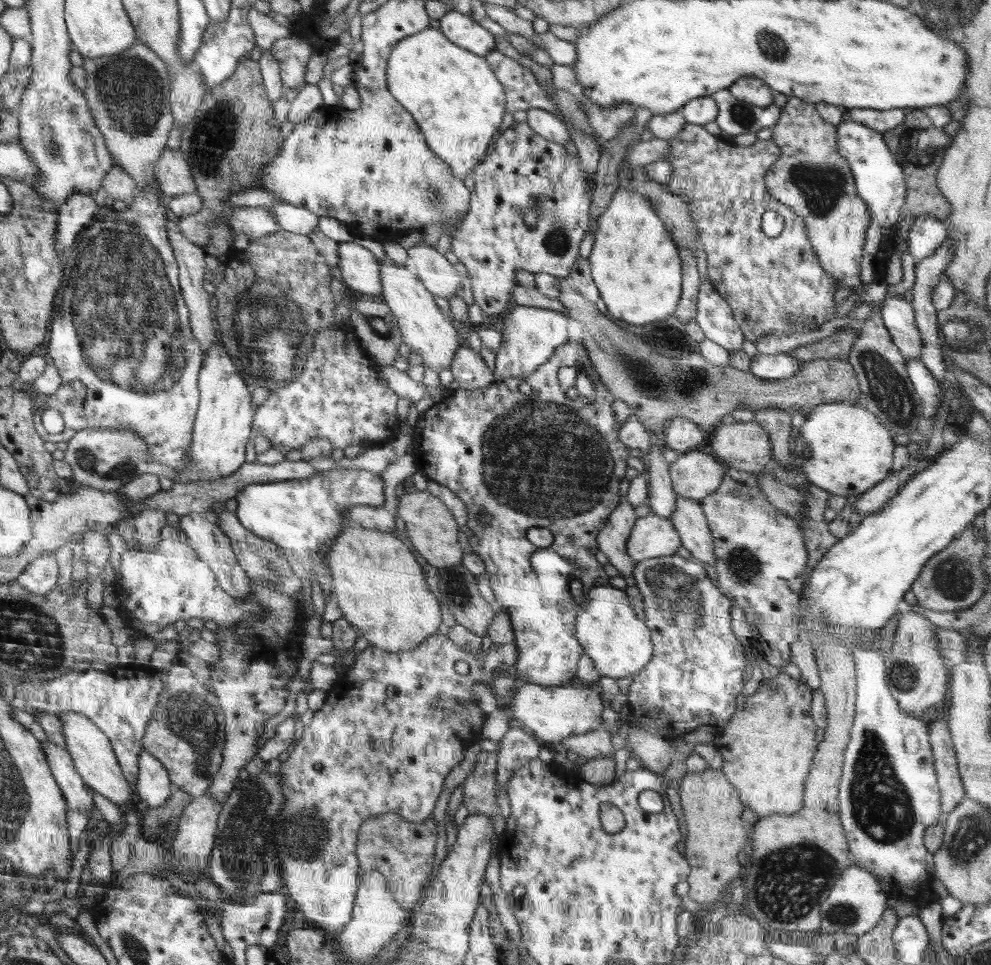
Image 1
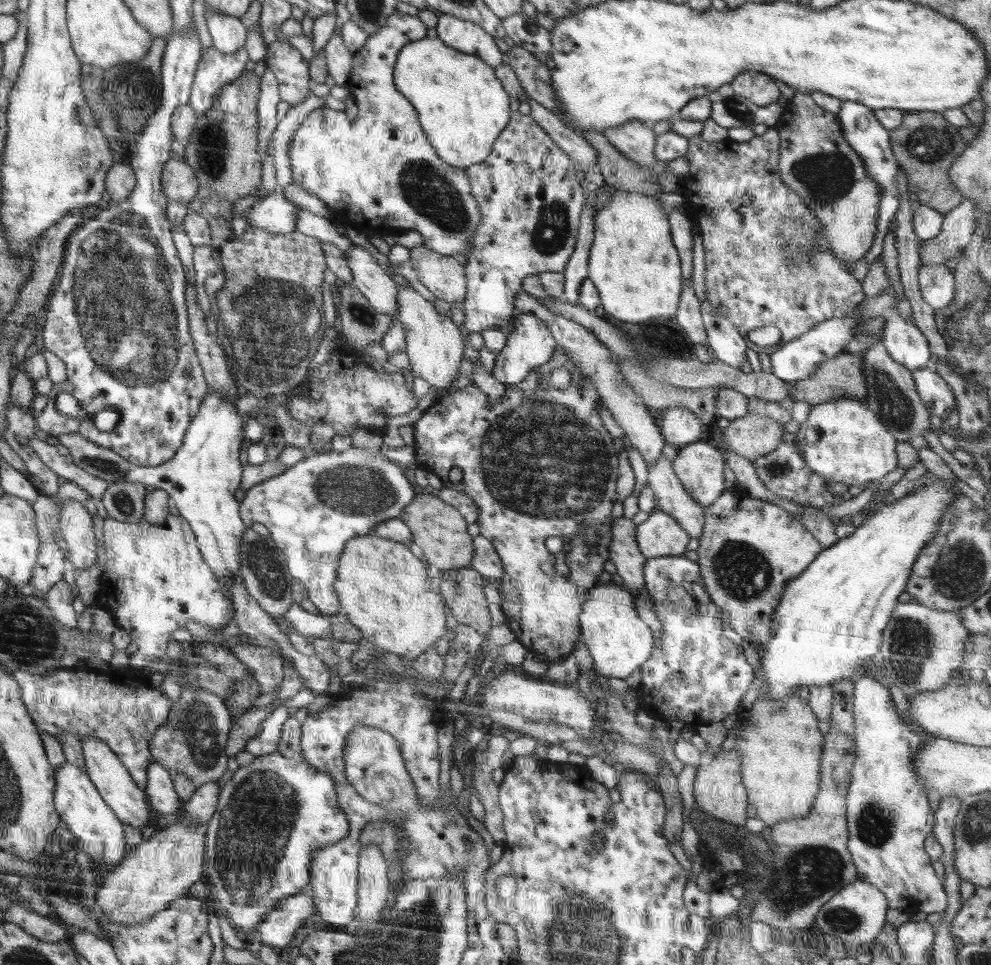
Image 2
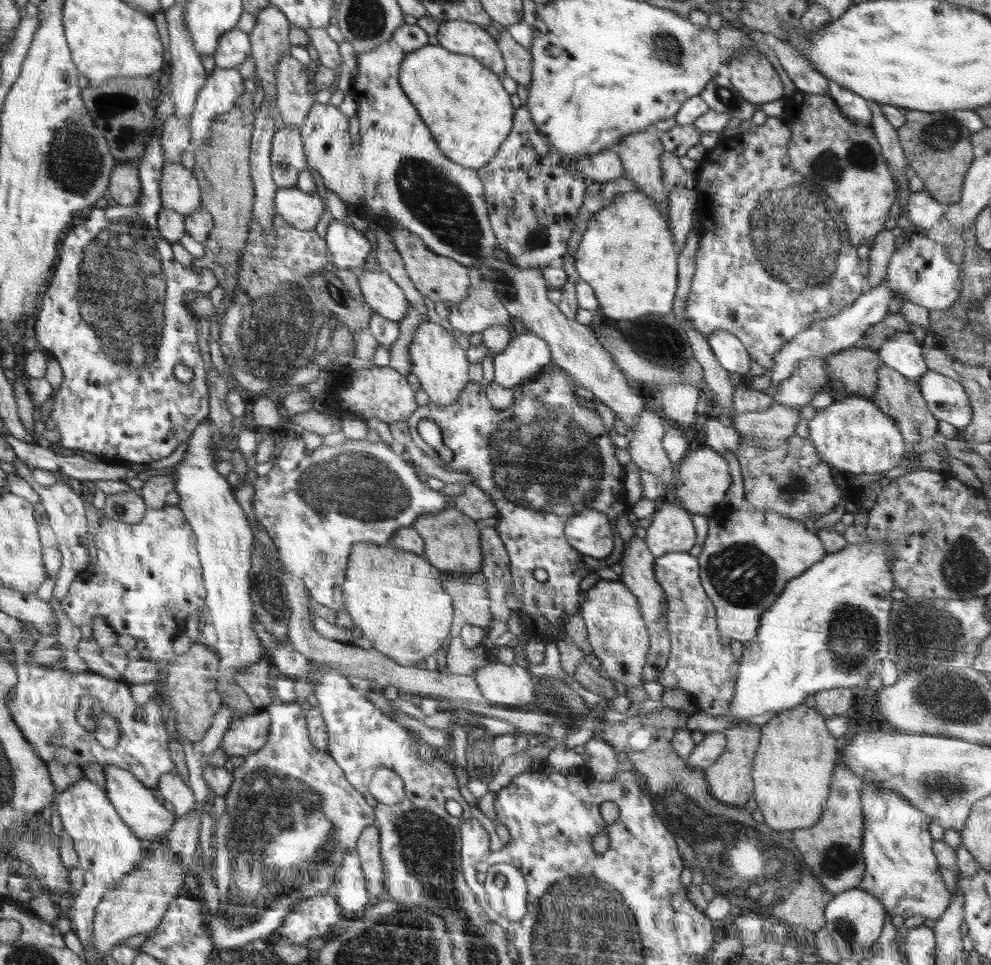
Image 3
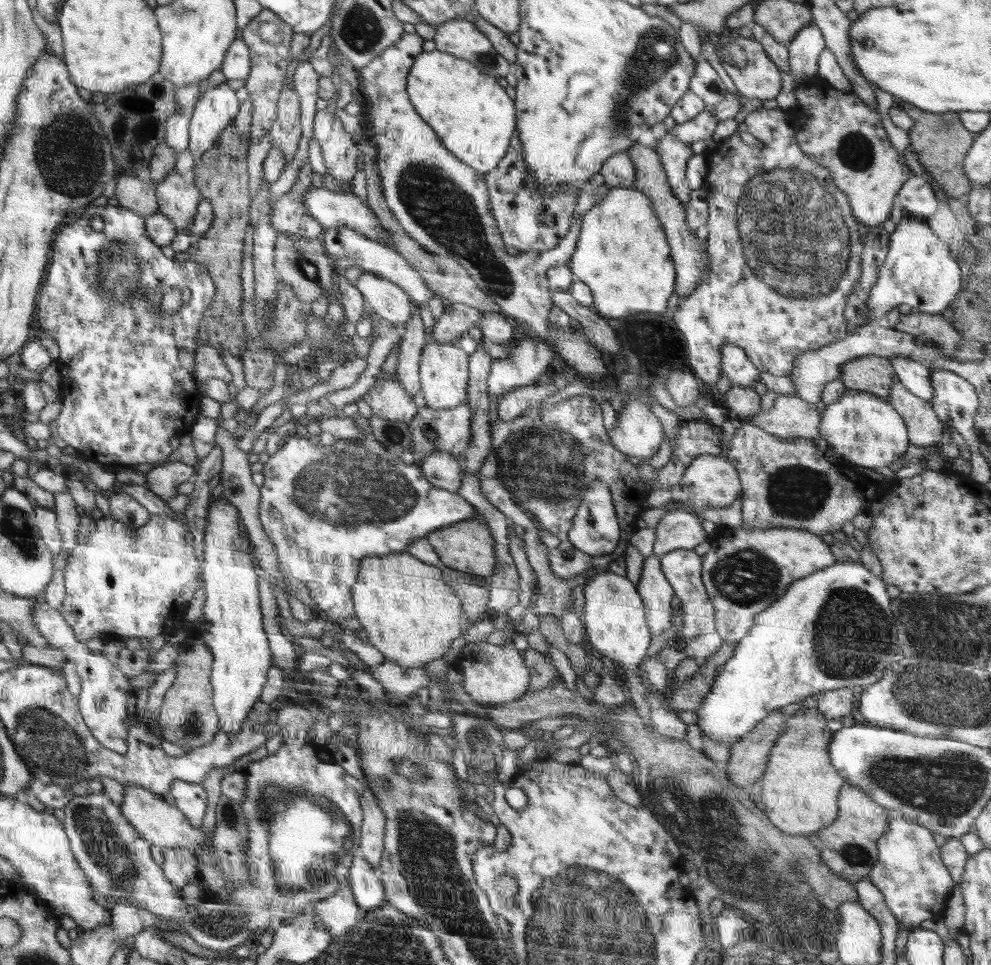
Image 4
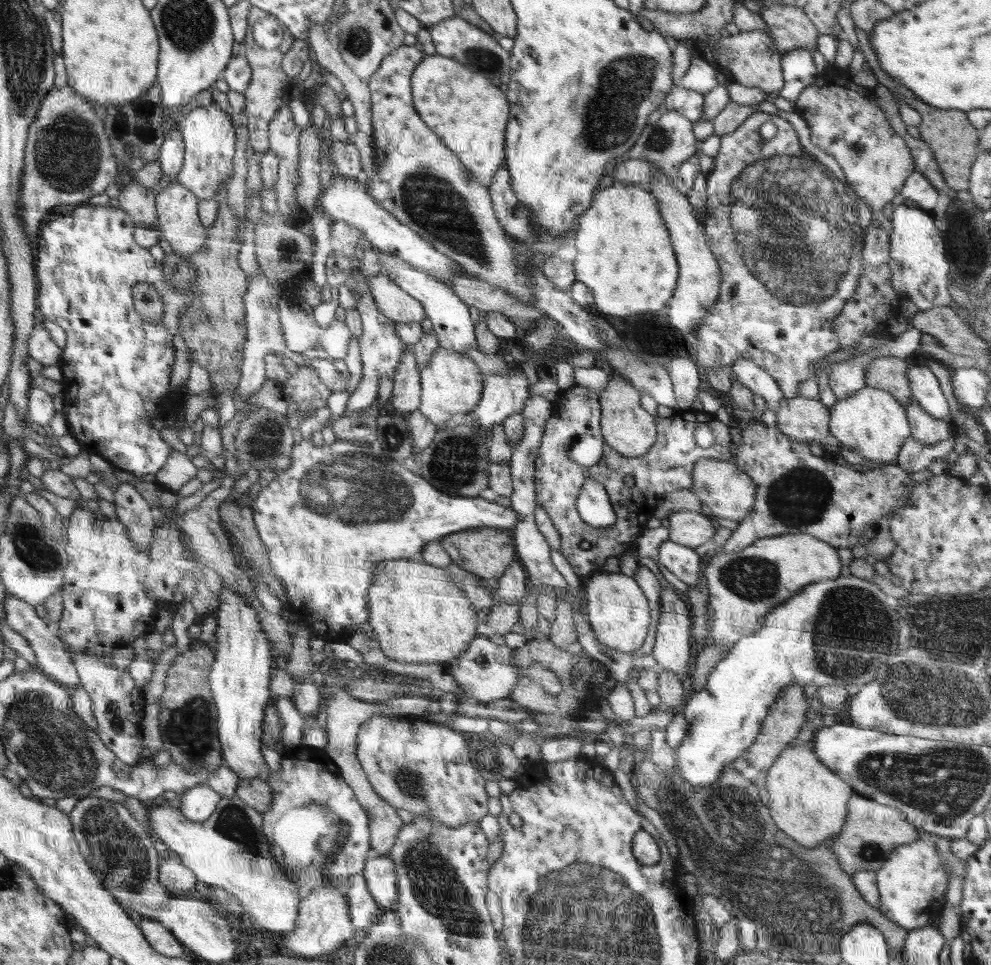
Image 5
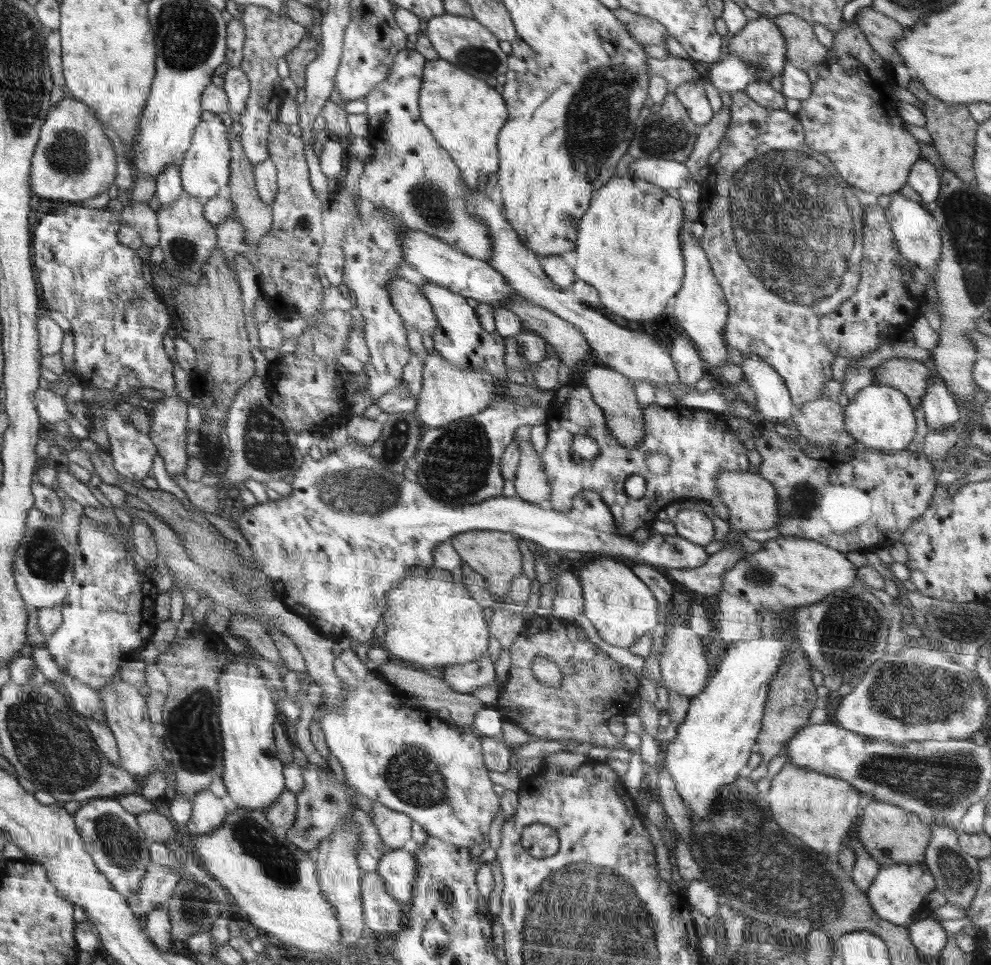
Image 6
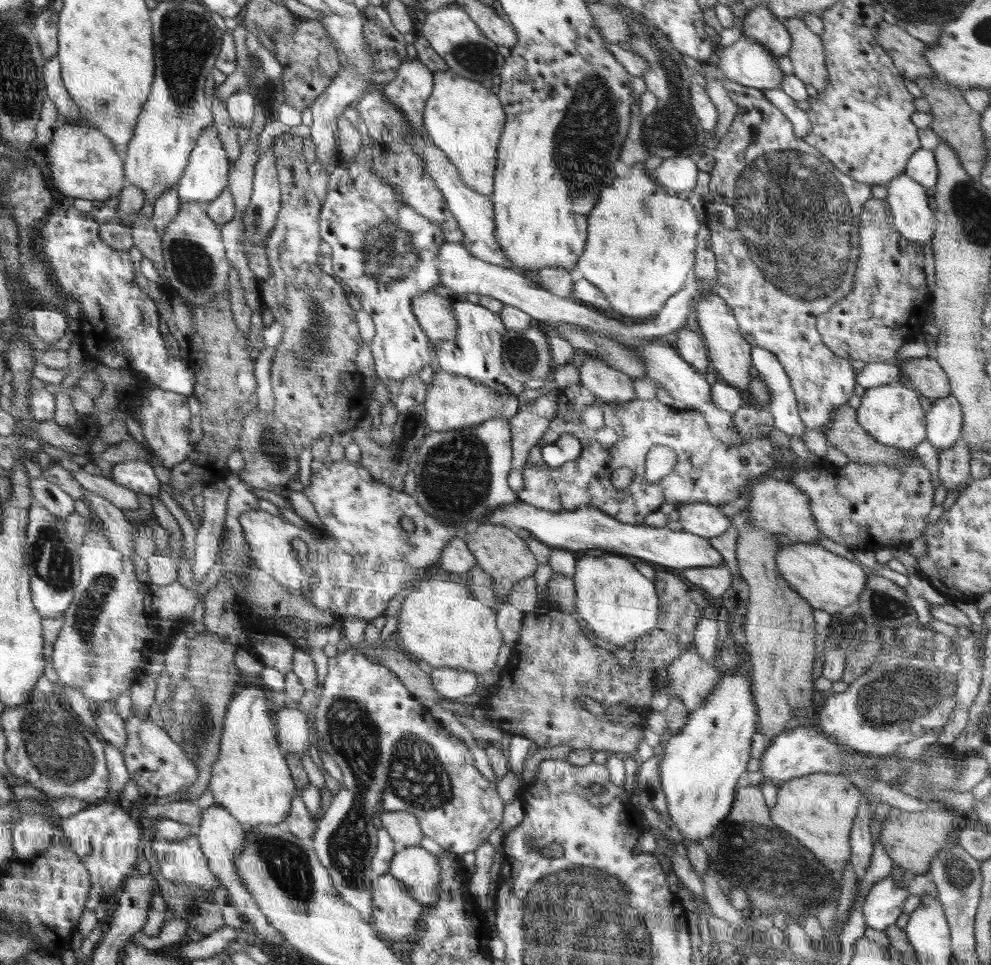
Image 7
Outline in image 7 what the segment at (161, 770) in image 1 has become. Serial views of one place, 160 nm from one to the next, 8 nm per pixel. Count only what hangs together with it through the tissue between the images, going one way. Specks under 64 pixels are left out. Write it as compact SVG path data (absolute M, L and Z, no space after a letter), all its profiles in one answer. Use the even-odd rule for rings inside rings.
M214 804L212 807L201 809L201 817L196 835L200 849L207 858L208 870L215 874L219 882L226 887L231 898L231 904L242 914L243 920L250 922L254 926L255 934L267 944L273 946L276 946L276 944L286 944L281 932L268 922L265 914L260 912L255 898L248 892L248 889L242 884L241 878L237 875L235 856L244 850L244 842L246 842L244 826L228 810L220 807L218 804Z

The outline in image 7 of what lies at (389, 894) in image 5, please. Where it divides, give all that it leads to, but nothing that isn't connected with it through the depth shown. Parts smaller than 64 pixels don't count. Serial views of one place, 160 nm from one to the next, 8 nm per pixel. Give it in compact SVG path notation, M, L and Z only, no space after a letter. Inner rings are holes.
M410 846L397 851L392 857L388 874L406 883L408 891L424 904L438 900L442 880L439 859L420 846Z

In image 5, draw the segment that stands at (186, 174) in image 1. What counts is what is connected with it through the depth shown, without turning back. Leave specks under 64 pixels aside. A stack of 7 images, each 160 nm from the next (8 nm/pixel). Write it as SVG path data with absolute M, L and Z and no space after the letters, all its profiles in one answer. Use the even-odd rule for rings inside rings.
M177 180L171 182L155 196L157 220L162 230L162 238L171 244L173 252L179 256L198 252L210 237L209 228L204 227L199 218L200 201L191 190L188 190L188 187Z

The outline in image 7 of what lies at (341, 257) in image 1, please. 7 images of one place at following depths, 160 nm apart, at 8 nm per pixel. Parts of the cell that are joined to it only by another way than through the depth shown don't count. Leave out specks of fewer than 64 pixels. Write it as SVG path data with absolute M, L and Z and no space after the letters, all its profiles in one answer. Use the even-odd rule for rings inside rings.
M423 292L411 300L411 309L421 331L430 341L452 340L457 331L454 301L435 292Z

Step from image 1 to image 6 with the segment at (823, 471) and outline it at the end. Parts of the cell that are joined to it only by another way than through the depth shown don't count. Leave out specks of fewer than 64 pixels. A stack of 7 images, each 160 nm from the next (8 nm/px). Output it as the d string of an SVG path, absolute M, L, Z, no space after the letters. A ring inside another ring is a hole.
M874 384L860 390L845 406L844 428L864 449L894 452L906 449L912 442L916 418L905 394L888 385Z

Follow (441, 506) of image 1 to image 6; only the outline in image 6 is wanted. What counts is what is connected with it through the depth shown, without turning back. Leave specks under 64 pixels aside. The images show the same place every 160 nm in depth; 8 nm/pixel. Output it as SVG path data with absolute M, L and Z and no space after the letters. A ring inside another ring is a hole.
M471 530L468 533L456 534L450 538L451 544L460 555L460 559L477 574L488 579L489 587L498 598L503 598L512 588L512 581L522 572L522 556L518 542L512 533L493 530Z

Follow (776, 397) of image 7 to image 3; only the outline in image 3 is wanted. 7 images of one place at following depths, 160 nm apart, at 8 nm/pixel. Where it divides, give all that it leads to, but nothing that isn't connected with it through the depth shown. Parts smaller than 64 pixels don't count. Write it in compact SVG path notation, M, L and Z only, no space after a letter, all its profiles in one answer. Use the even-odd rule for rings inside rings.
M717 330L707 336L708 344L711 346L715 354L718 364L724 368L729 374L736 373L738 376L750 381L750 366L752 366L752 358L740 342L740 339L727 330Z

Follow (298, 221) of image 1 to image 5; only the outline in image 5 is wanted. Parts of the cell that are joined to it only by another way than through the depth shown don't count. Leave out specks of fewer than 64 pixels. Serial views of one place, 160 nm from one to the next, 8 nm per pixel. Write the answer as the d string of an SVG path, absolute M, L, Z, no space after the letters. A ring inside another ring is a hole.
M387 252L379 254L381 272L388 275L388 278L403 288L410 296L419 300L427 317L432 322L432 331L436 333L440 348L453 350L459 353L467 353L472 348L479 350L477 335L475 334L476 325L470 317L469 306L442 280L420 270L418 267L408 264L401 258L389 255Z

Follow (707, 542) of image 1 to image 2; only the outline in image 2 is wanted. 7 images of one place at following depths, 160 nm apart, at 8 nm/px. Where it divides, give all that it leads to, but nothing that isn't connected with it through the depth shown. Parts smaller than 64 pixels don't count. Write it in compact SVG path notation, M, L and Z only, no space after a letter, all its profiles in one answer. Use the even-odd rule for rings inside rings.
M661 457L648 466L648 482L650 482L650 488L654 492L656 498L655 508L656 511L662 511L676 519L683 529L689 533L691 537L699 538L703 533L703 526L705 523L703 506L693 499L692 495L688 494L688 491L683 487L680 479L676 476L676 473L672 468L672 460L668 460L666 457Z

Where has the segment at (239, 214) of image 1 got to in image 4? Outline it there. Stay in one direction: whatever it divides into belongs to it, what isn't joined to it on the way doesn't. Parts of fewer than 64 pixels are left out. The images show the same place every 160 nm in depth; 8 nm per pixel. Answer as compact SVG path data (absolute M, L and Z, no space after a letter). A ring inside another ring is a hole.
M333 184L330 187L312 187L301 198L305 211L310 212L310 217L314 218L324 230L332 226L346 226L346 228L350 228L350 230L354 230L358 234L366 235L369 239L375 239L379 243L383 243L384 246L393 248L393 242L391 242L388 231L382 227L382 223L374 214L373 209L364 204L348 186L342 185L342 188L344 187L344 193L336 192Z

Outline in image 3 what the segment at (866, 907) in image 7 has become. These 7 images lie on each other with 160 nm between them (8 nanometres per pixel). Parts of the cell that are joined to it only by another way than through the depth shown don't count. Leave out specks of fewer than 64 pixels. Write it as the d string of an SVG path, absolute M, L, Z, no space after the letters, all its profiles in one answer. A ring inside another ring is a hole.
M864 782L861 809L865 873L858 888L876 896L885 911L892 915L904 919L916 914L934 920L940 918L948 908L951 894L942 881L941 866L932 851L934 840L924 812L912 806L901 794L880 790Z

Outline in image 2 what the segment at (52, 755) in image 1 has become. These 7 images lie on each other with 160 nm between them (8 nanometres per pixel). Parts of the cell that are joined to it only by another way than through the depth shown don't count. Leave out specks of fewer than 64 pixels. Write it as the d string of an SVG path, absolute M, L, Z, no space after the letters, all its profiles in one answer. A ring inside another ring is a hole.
M66 761L56 769L56 774L58 774L54 798L56 810L67 825L67 829L75 836L75 840L78 840L76 845L80 851L88 853L91 856L91 863L105 876L122 864L128 852L121 820L118 820L118 816L114 816L115 812L107 805L107 801L86 771Z

